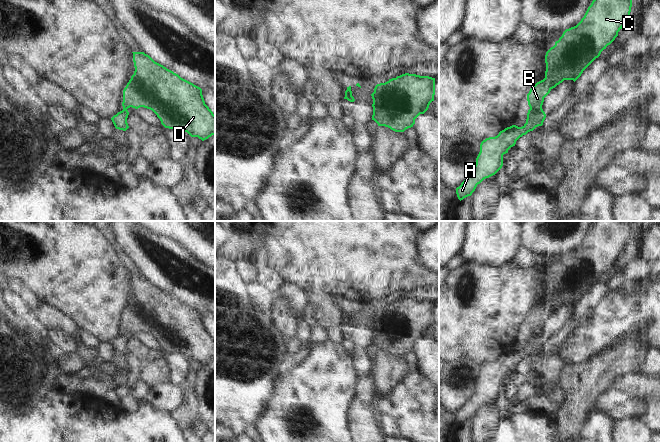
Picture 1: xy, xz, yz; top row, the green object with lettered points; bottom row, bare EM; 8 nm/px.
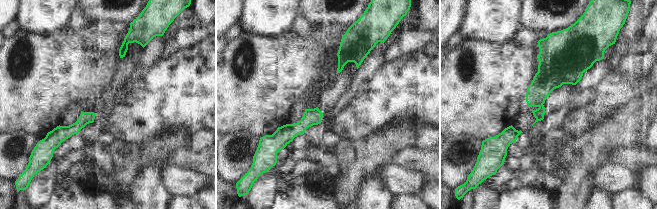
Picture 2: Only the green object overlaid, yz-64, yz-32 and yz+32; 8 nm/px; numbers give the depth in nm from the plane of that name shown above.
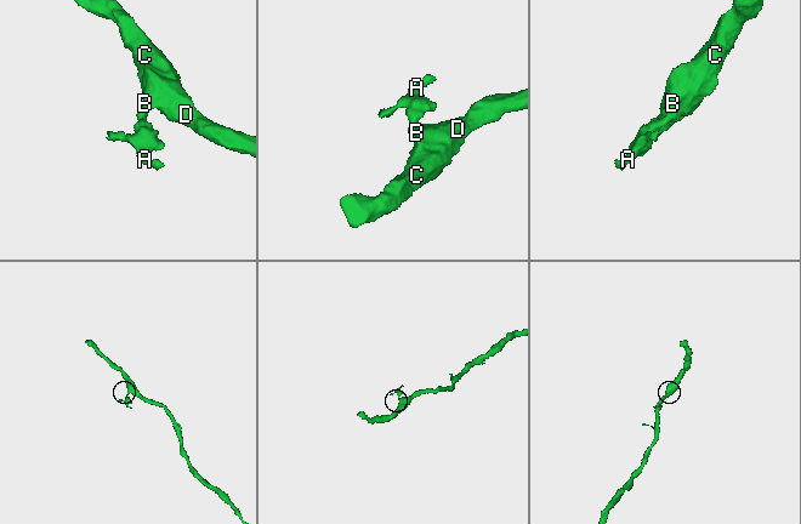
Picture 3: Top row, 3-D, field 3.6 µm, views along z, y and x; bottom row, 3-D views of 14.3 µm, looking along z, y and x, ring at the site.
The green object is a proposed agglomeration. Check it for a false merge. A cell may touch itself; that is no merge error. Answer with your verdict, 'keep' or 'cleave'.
cleave

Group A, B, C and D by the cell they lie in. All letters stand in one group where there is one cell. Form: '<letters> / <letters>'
A / B C D

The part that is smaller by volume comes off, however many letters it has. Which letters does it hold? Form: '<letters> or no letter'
A.

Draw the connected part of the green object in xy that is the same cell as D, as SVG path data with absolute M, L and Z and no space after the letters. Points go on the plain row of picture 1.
M132 276L135 295L123 314L123 334L144 331L152 334L165 352L180 353L202 365L215 359L215 339L205 328L202 313L155 286L144 276Z

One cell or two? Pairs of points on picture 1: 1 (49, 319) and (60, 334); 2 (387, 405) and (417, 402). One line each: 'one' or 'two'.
1: two
2: one

